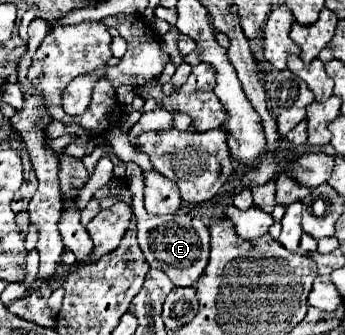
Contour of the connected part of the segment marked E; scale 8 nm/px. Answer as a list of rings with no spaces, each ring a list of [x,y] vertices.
[[[127,163],[129,187],[133,191],[133,207],[135,207],[135,221],[137,221],[137,241],[145,253],[145,259],[151,267],[161,269],[175,287],[193,287],[195,281],[207,267],[209,261],[209,229],[203,225],[201,219],[191,215],[149,215],[144,207],[143,171],[135,163]]]

